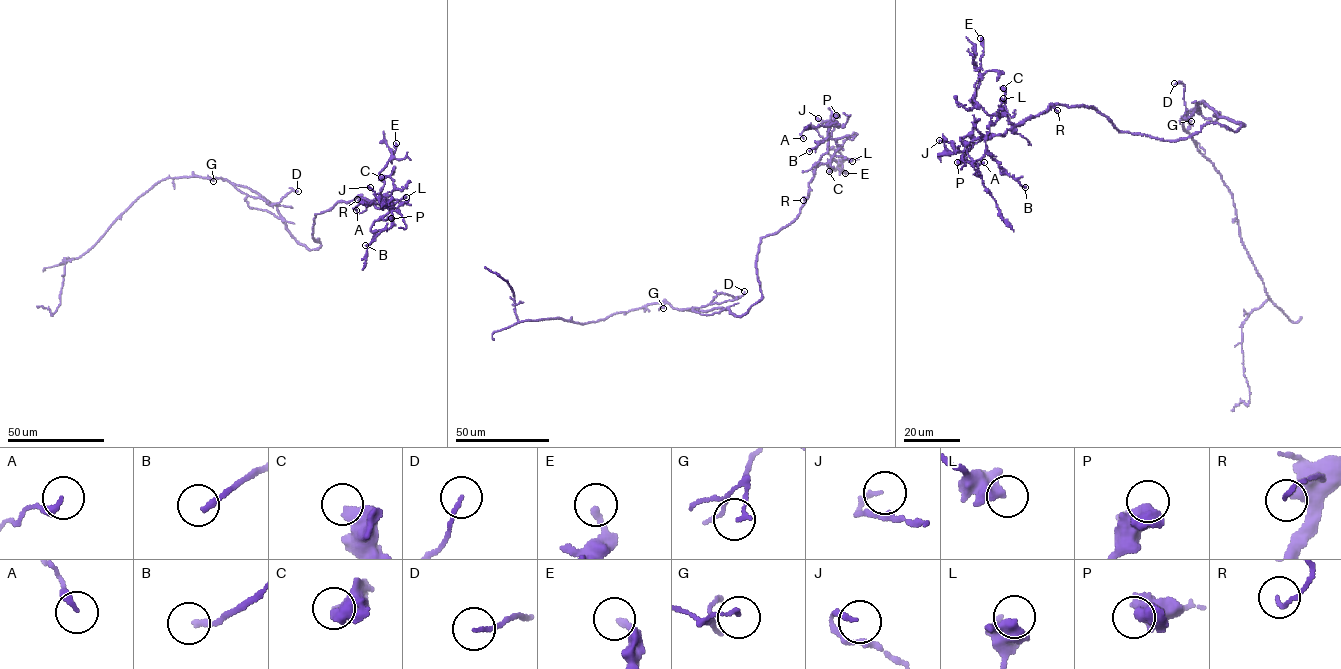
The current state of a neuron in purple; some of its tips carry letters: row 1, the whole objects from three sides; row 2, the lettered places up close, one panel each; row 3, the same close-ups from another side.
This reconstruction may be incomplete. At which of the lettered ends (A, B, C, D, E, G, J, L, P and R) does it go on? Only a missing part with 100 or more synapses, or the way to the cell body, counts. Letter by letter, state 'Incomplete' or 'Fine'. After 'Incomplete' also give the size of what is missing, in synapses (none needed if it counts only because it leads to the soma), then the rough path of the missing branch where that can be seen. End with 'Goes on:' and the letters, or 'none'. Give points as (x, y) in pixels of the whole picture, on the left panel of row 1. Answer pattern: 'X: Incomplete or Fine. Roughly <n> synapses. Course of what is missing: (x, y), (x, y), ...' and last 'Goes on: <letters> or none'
A: Fine
B: Fine
C: Fine
D: Fine
E: Fine
G: Fine
J: Fine
L: Fine
P: Fine
R: Fine
Goes on: none

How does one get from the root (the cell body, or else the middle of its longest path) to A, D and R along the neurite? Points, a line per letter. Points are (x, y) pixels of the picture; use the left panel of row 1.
A: (283, 220), (312, 250), (320, 245), (313, 238), (314, 215), (360, 194), (382, 206), (360, 202), (356, 210)
D: (283, 220), (266, 210), (250, 208), (245, 199), (260, 197), (271, 205), (298, 191)
R: (283, 220), (297, 241), (315, 249), (320, 245), (313, 238), (314, 215), (357, 199)

